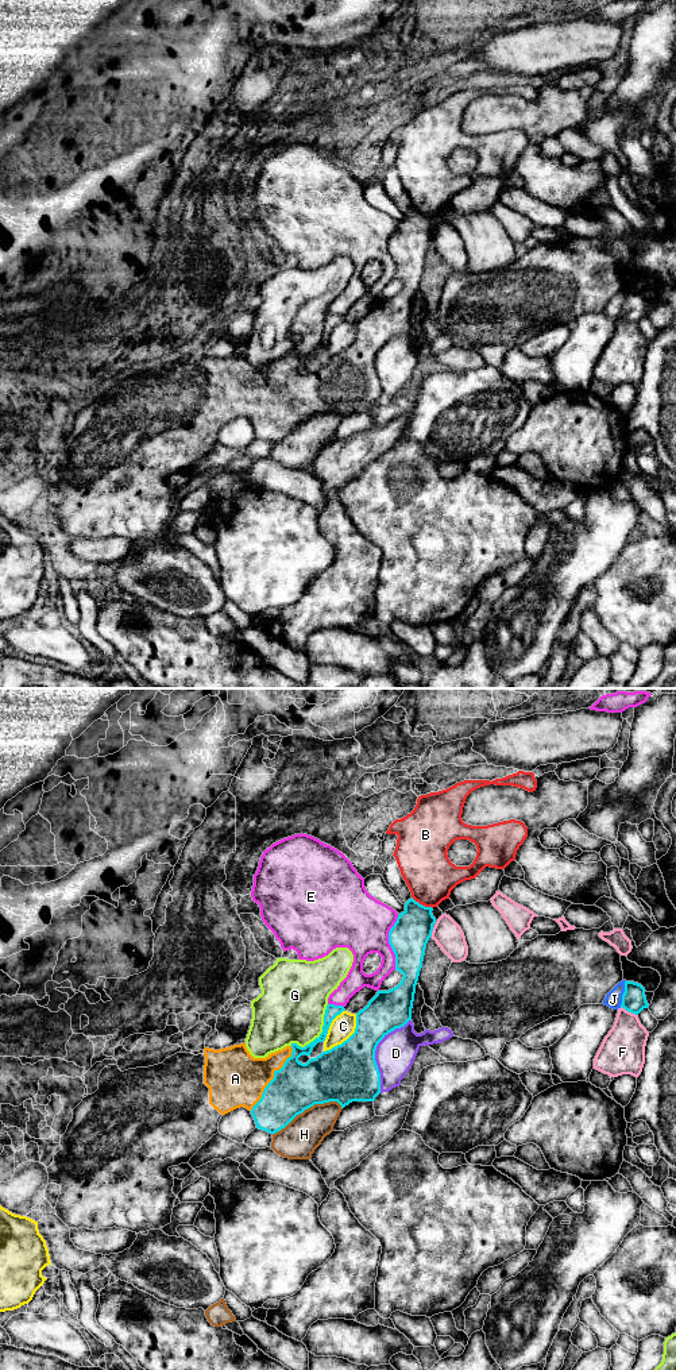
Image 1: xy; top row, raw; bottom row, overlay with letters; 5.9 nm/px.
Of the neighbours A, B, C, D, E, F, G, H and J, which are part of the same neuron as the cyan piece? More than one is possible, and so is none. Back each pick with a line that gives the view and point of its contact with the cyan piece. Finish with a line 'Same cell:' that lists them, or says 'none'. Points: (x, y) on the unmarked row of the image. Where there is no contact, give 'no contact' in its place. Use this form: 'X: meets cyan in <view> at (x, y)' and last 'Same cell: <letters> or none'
A: meets cyan in xy at (274, 386)
Same cell: A

